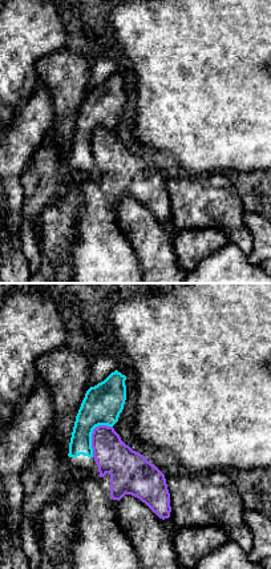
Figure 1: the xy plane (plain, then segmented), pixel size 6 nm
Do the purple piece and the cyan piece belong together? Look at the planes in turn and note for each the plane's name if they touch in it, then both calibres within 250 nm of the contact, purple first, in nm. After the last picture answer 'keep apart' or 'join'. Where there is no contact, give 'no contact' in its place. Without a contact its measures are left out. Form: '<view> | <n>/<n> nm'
xy | 220/240 nm

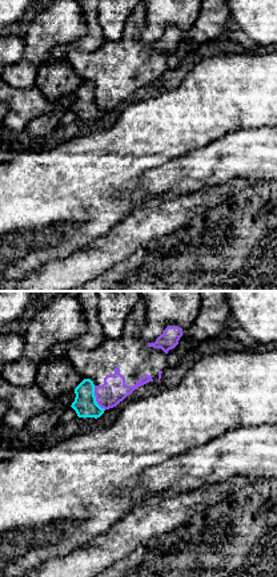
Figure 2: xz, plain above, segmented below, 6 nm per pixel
xz | 150/140 nm

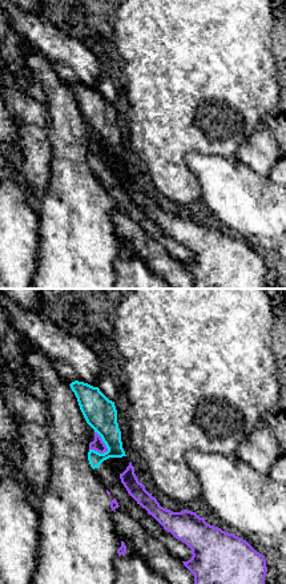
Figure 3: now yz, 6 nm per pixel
yz | 80/200 nm

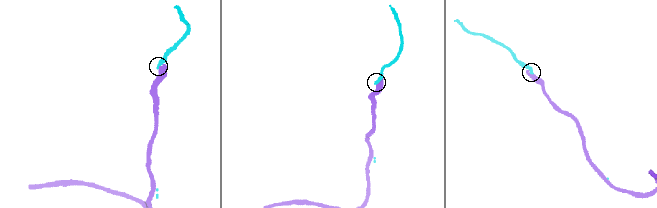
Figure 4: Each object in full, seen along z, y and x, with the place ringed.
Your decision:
keep apart

